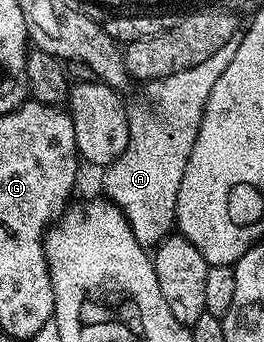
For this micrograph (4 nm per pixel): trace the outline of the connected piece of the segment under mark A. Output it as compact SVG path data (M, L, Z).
M234 37L220 48L214 56L192 68L173 73L164 79L145 83L146 102L129 111L130 135L128 148L111 166L105 167L102 182L106 185L105 197L115 202L124 212L128 224L132 228L132 236L147 248L157 247L163 238L175 229L176 196L180 192L180 180L184 180L184 168L188 168L188 156L192 156L192 144L196 144L196 136L200 132L200 124L204 116L204 108L208 104L208 96L216 80L220 80L220 72L228 68L232 56L236 56L238 38Z

